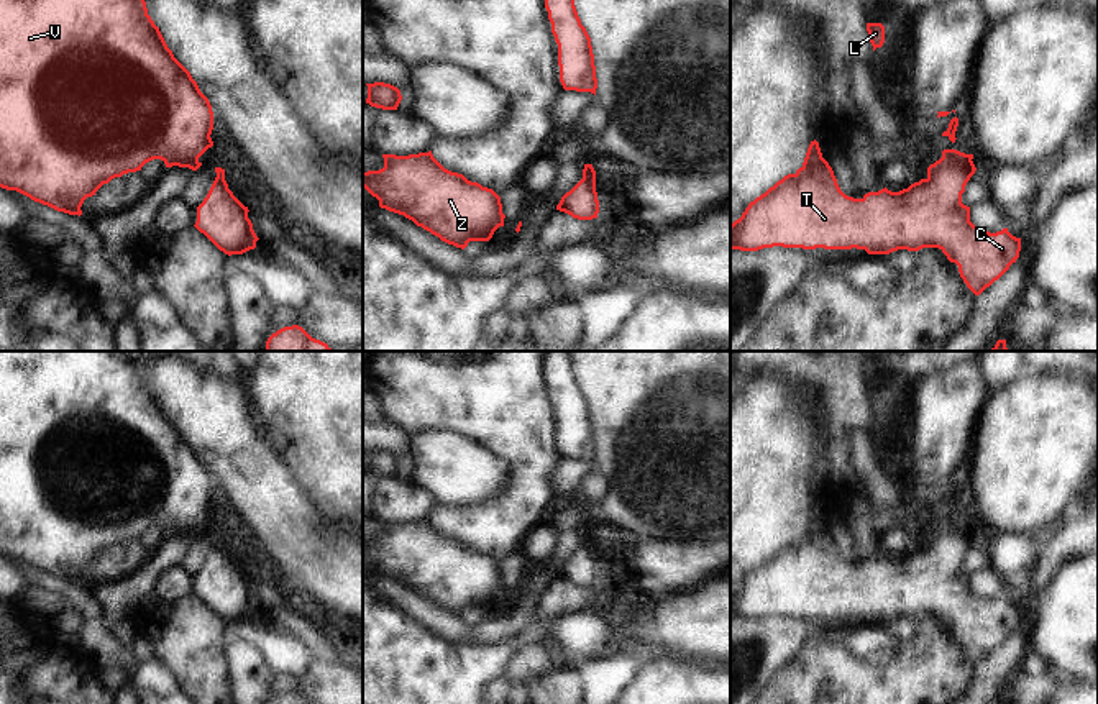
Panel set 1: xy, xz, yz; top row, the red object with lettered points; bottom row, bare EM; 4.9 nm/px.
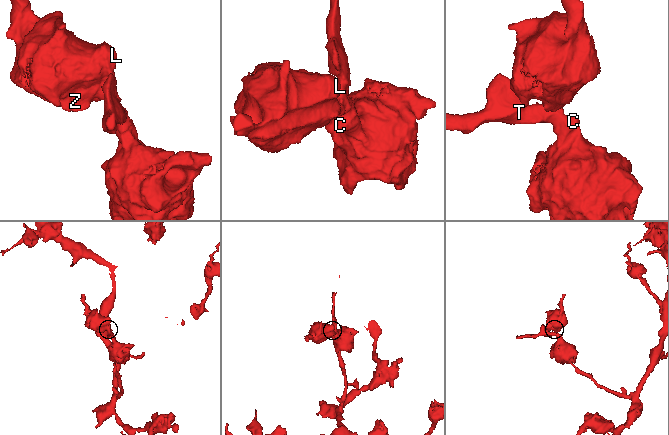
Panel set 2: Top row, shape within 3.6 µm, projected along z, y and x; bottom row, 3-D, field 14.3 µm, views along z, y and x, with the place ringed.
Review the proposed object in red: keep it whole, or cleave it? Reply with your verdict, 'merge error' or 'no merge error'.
no merge error

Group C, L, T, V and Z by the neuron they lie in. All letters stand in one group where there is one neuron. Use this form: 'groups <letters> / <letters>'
groups C L T V Z

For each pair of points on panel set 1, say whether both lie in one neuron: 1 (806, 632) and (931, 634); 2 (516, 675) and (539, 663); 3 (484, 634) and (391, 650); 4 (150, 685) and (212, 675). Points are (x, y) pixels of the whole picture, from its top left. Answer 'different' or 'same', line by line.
1: different
2: same
3: different
4: different

